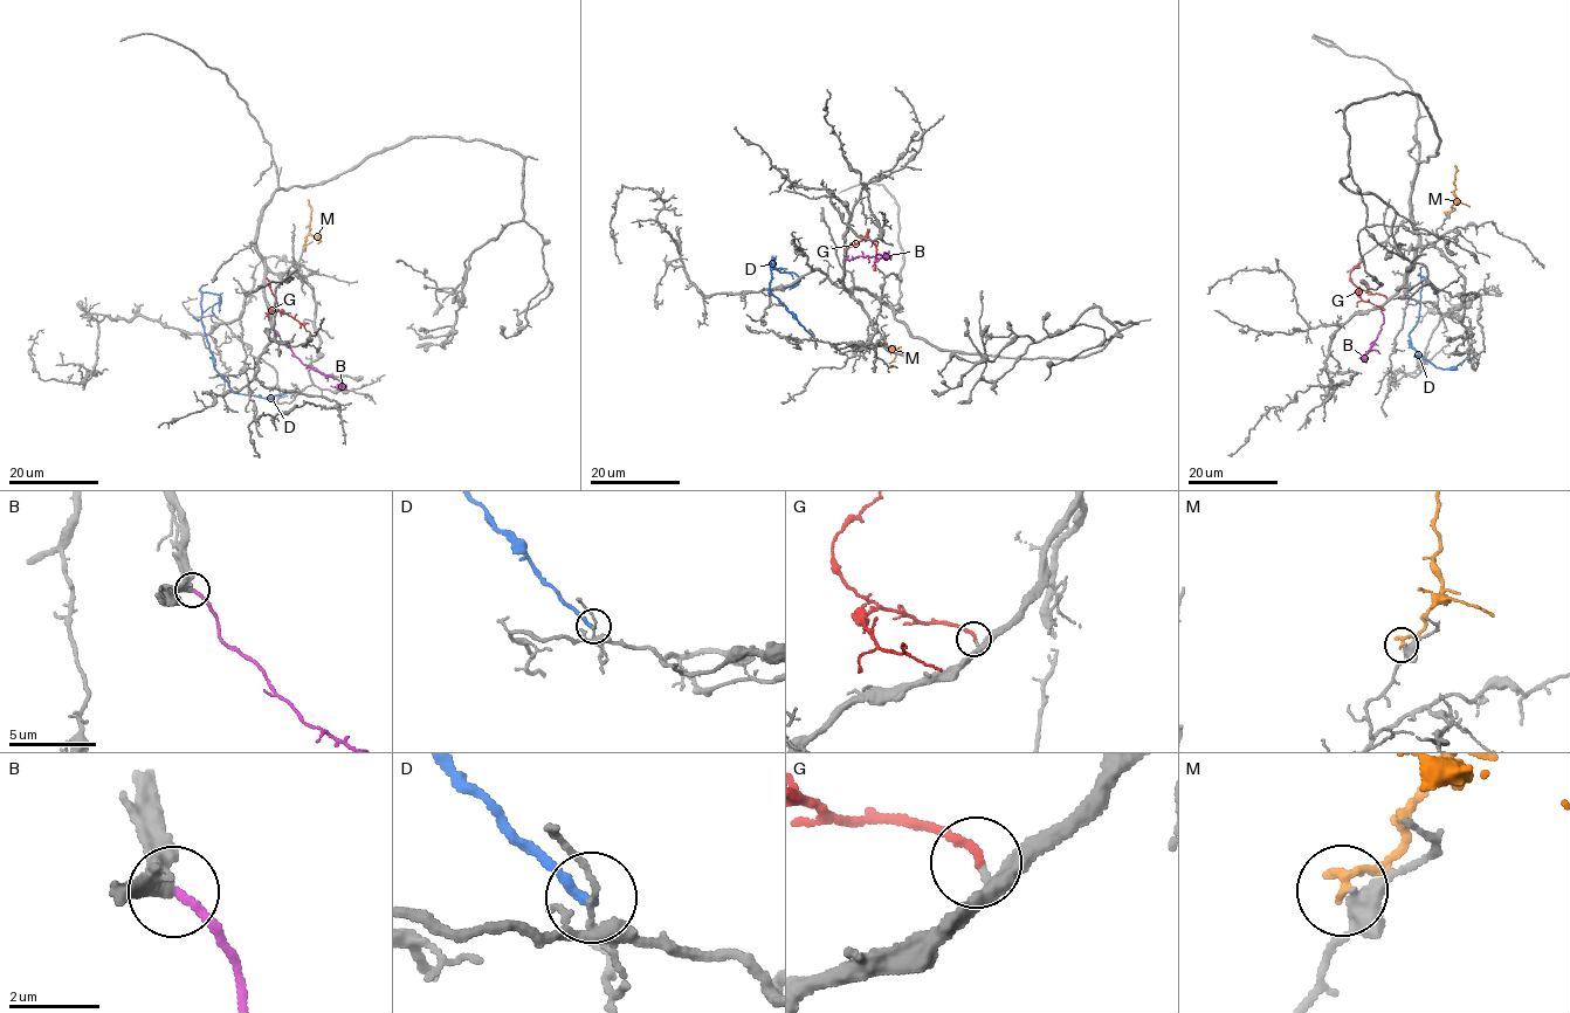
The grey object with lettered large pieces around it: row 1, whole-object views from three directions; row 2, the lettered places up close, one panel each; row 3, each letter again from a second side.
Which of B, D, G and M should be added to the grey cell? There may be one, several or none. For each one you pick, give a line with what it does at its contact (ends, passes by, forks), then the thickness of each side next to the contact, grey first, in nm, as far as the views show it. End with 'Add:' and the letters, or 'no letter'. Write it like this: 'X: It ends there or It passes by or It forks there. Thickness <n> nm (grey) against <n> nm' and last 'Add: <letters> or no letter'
B: It ends there. Thickness 400 nm (grey) against 160 nm
G: It ends there. Thickness 240 nm (grey) against 170 nm
Add: B, G

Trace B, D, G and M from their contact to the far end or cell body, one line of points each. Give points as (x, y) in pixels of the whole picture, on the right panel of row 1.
B: (1381, 308), (1384, 321), (1364, 356), (1365, 359)
D: (1466, 358), (1441, 369), (1412, 346), (1422, 283), (1417, 274), (1434, 286), (1437, 296)
G: (1386, 298), (1357, 291), (1363, 301), (1384, 310)
M: (1446, 213), (1455, 200), (1454, 165)

